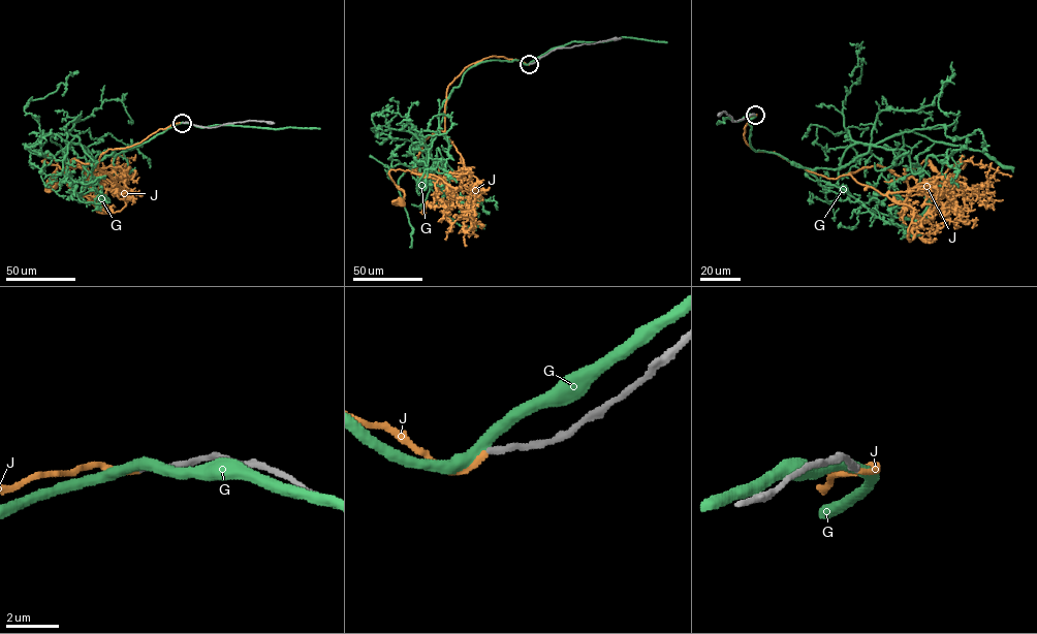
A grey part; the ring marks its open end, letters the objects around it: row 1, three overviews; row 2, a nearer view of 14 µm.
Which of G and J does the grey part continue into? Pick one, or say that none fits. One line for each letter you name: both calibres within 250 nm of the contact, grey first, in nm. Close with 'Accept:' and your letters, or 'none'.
J: 260 nm thick on the grey side, 220 nm on the other
Accept: J

